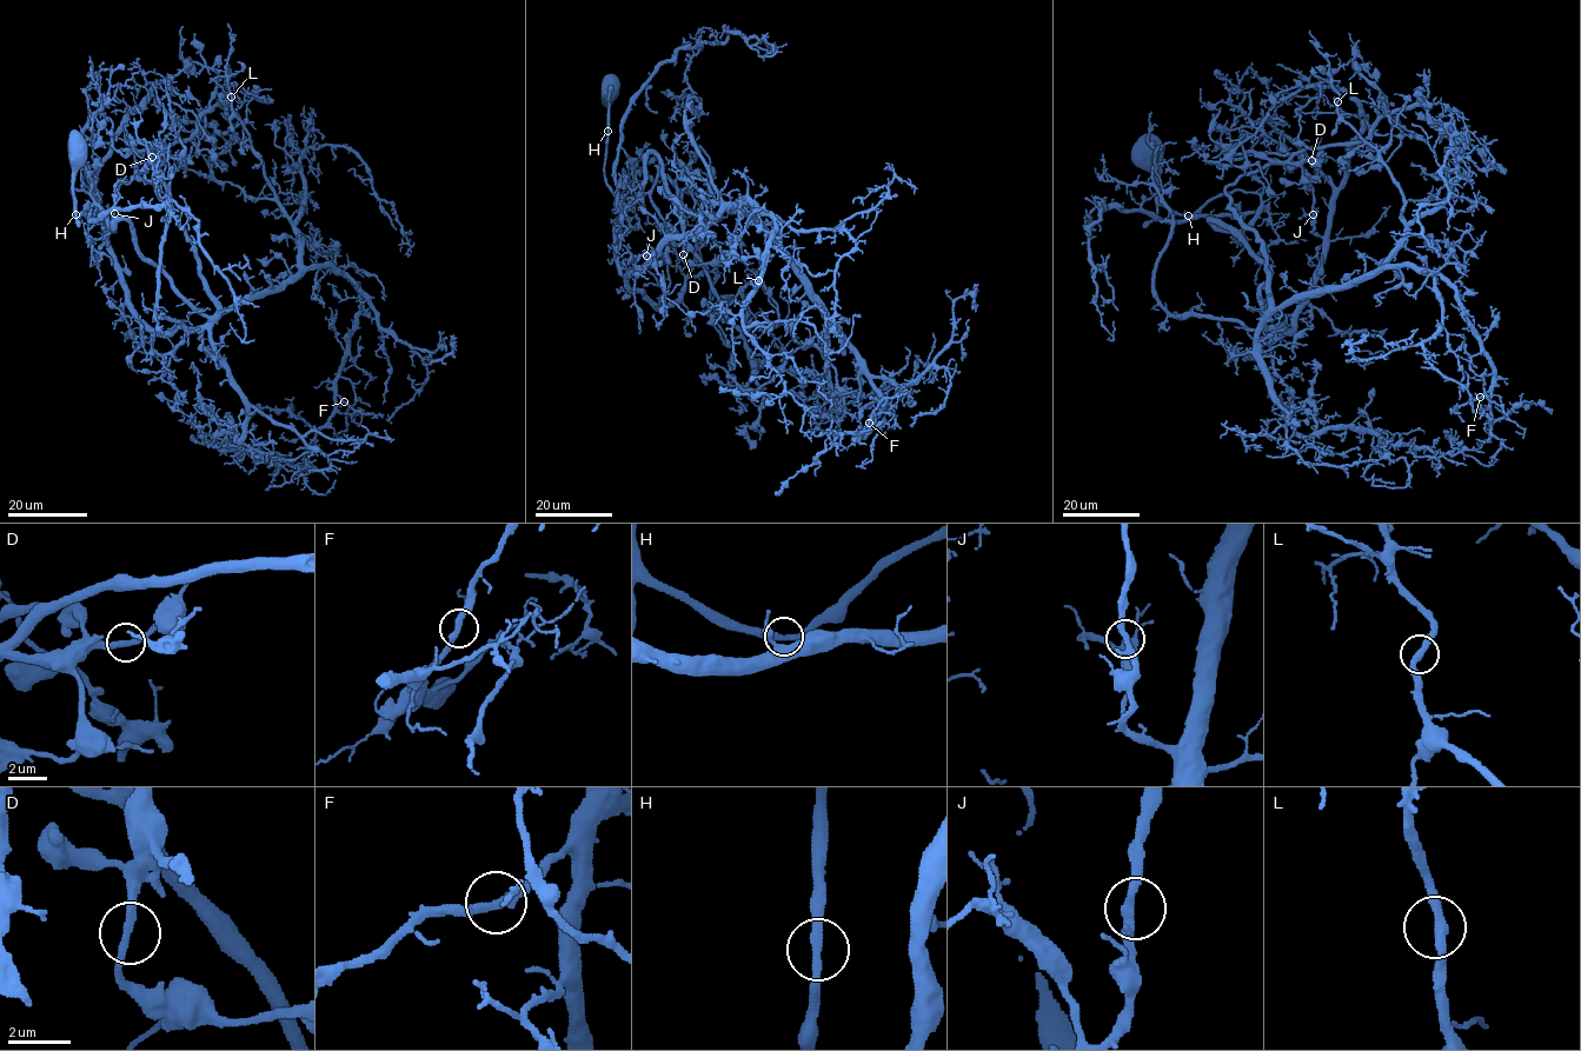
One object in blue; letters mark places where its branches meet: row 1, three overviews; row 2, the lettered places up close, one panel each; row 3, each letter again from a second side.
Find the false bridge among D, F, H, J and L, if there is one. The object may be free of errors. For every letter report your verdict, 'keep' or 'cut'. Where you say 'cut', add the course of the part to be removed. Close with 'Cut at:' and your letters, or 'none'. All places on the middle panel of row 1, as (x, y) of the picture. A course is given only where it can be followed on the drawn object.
D: keep
F: keep
H: keep
J: keep
L: keep
Cut at: none

